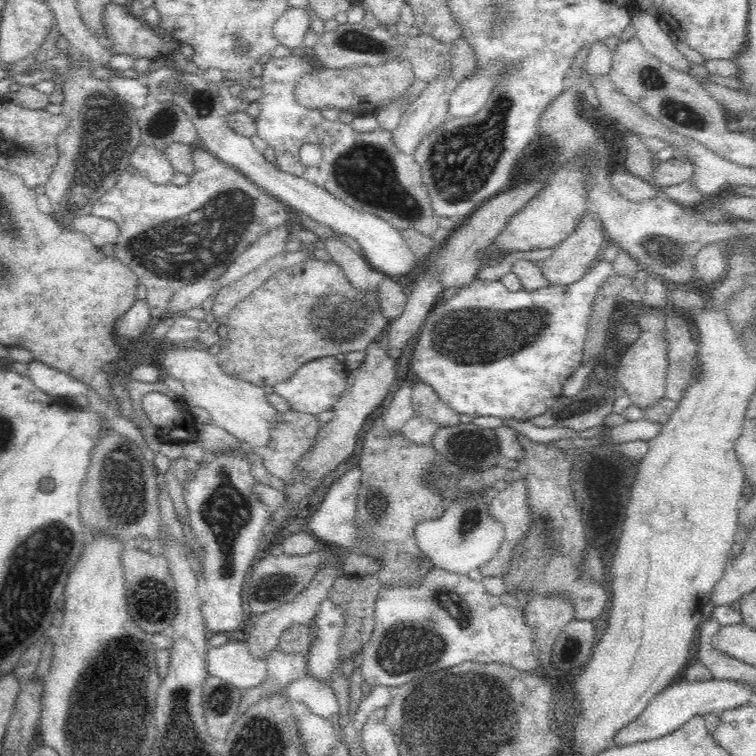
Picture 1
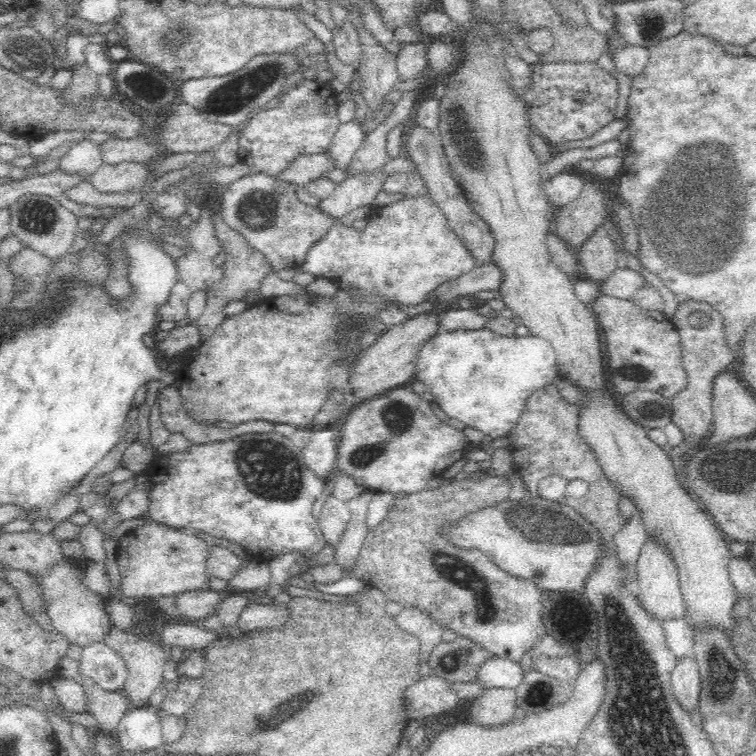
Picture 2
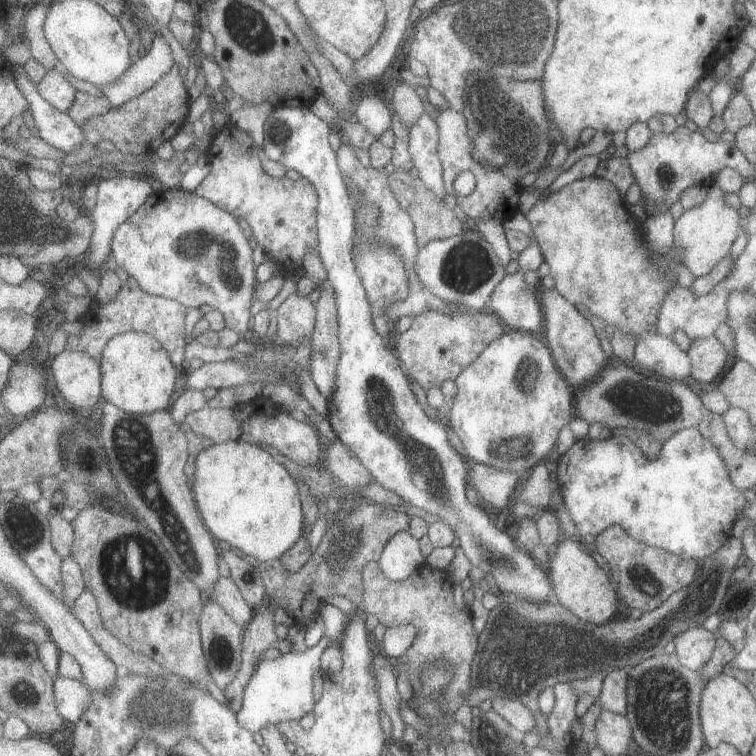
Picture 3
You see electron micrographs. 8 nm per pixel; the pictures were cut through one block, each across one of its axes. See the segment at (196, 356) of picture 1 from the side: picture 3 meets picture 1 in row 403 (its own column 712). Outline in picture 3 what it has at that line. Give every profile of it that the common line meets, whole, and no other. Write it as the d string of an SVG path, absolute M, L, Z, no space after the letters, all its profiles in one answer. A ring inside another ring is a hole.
M707 186L705 192L707 192L707 198L701 204L685 210L679 216L679 220L675 220L675 226L673 226L673 236L675 236L673 246L683 250L681 260L691 270L691 274L697 278L709 274L717 266L717 262L729 254L731 244L741 234L741 226L743 226L741 224L743 218L737 214L737 210L733 210L725 204L725 200L723 200L725 192L721 188Z

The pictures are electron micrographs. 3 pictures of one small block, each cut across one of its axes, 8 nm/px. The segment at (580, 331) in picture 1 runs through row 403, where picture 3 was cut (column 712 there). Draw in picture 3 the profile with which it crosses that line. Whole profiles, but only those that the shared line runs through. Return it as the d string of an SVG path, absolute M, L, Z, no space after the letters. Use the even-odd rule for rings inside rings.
M695 428L679 430L665 440L659 456L653 460L649 460L629 438L609 436L605 440L575 440L571 448L555 462L559 486L557 492L563 496L565 508L577 526L577 538L581 542L587 534L597 538L609 526L621 526L637 542L675 554L685 562L701 564L705 558L721 550L725 542L729 542L731 528L745 506L743 490L733 486L717 446L703 438Z

